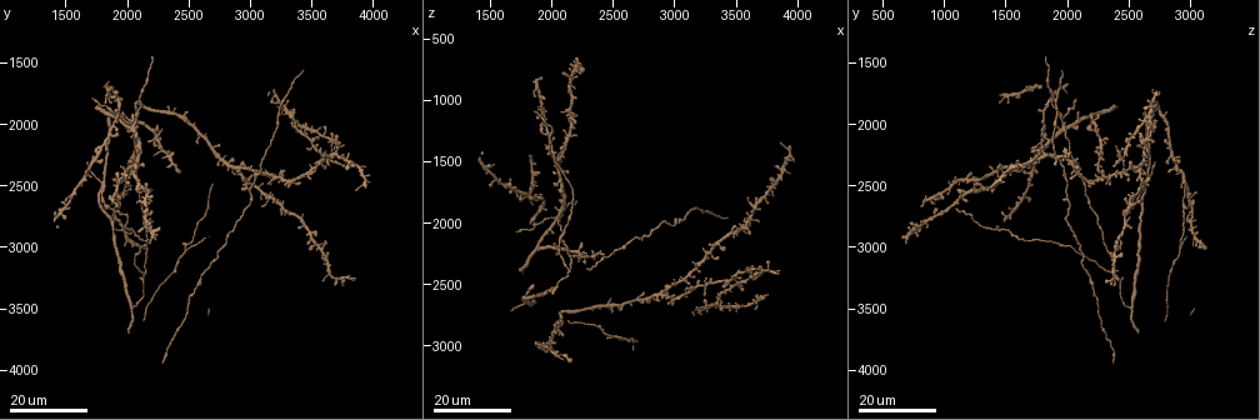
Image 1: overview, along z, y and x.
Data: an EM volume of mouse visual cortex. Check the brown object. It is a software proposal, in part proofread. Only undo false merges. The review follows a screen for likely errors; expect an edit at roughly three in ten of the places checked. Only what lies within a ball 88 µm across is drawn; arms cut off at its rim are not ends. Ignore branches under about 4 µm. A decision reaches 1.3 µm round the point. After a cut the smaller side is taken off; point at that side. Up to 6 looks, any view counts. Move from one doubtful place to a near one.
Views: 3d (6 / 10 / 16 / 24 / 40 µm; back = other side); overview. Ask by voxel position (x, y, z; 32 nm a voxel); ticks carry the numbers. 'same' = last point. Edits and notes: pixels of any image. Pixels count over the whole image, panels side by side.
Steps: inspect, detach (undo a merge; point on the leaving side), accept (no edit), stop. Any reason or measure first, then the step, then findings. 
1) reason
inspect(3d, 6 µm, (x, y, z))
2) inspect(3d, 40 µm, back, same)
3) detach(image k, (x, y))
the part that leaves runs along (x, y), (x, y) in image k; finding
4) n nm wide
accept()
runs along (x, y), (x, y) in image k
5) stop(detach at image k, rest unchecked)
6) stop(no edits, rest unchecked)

four arms meet
inspect(3d, 16 µm, (3520, 2180, 2500))

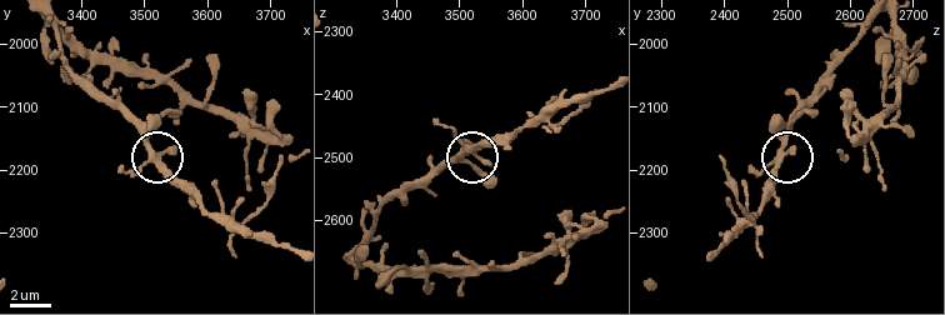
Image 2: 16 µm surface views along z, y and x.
inspect(3d, 10 µm, (3510, 2175, 2495))

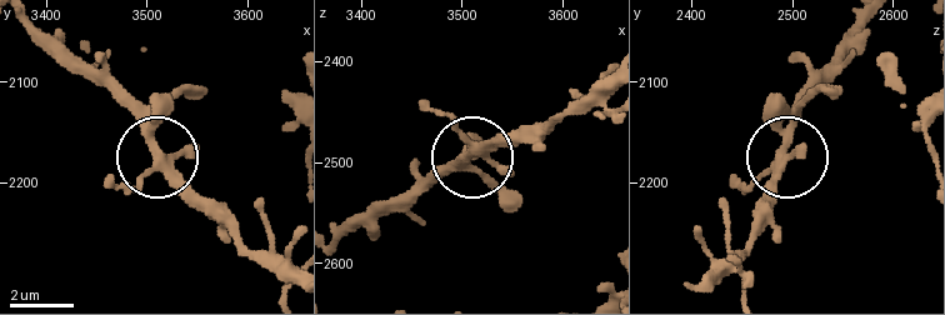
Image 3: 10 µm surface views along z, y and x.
side arm 11 µm
accept()
one neuron here

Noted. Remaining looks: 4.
thin arm on a thick one
inspect(3d, 16 µm, (3640, 2280, 2440))

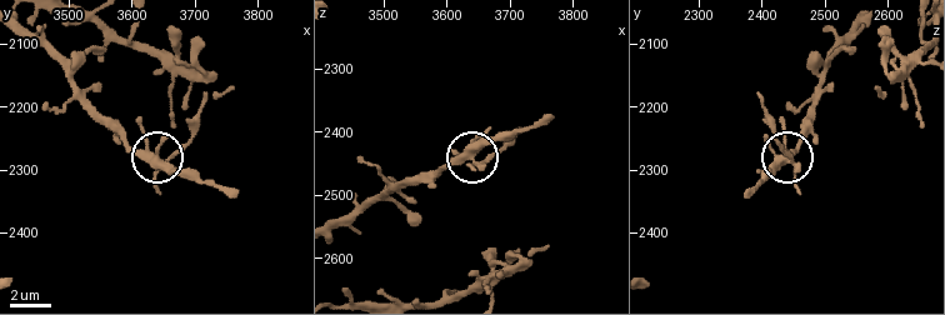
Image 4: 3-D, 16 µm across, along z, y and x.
zoom in
inspect(3d, 10 µm, (3645, 2285, 2425))

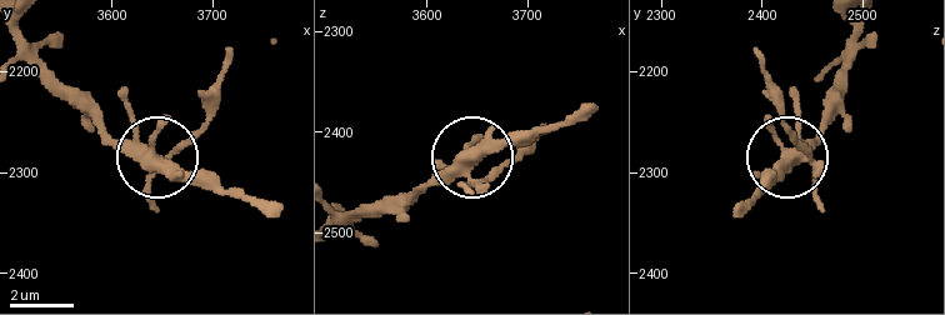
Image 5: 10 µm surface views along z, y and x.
370 nm wide
detach(image 5, (150, 209))
the part that leaves runs along (813, 159), (783, 121), (778, 89), (756, 51) in image 5; two neurons meet here

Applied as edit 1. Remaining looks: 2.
calibre changes
inspect(3d, 24 µm, (2660, 2680, 2920))

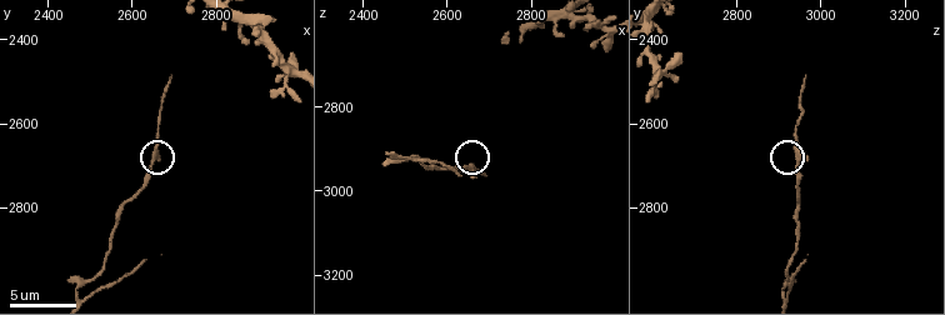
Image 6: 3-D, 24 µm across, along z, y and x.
closer look
inspect(3d, 10 µm, (2660, 2665, 2950))

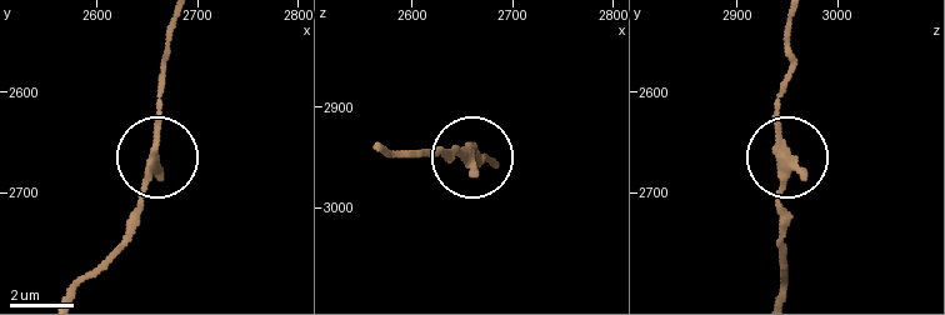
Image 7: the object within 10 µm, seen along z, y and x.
240 nm wide
accept()
runs along (76, 288), (116, 246), (144, 190), (158, 150), (158, 80) in image 7; continuous, no second neuron

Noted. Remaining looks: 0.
stop(detach at image 5, rest unchecked)

